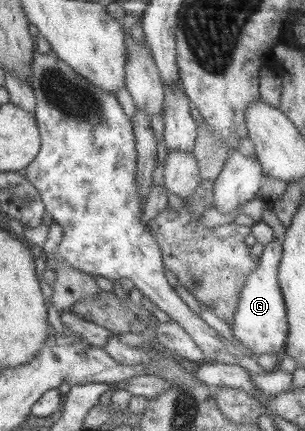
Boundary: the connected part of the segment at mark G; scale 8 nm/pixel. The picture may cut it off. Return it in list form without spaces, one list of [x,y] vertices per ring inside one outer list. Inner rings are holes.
[[[274,240],[263,245],[263,251],[258,257],[256,268],[246,277],[234,311],[233,324],[230,327],[232,330],[231,335],[236,338],[238,342],[241,342],[244,348],[247,348],[254,354],[252,358],[256,358],[260,354],[277,353],[285,345],[288,323],[286,323],[286,309],[277,281],[277,268],[281,259],[281,254],[282,247],[280,241]]]

